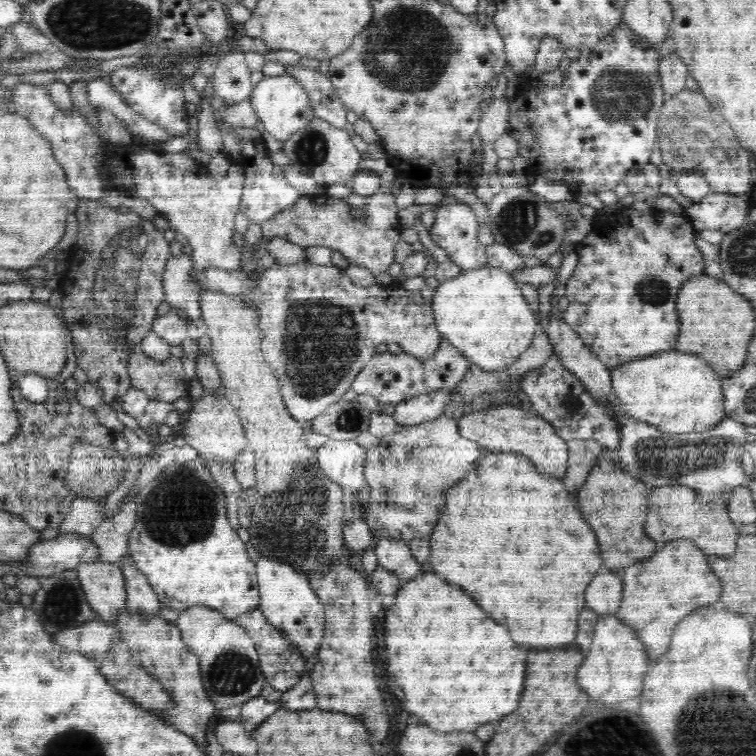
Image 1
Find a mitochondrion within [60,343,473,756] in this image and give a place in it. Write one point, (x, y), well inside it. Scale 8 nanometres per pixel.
(297, 538)

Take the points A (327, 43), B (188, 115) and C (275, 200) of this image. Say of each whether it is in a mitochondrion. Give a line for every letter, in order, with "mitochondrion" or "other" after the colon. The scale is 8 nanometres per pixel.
A: other
B: other
C: other

